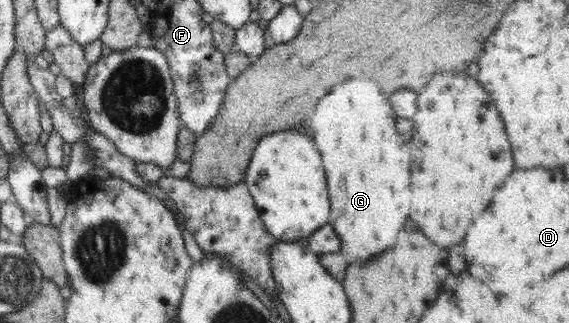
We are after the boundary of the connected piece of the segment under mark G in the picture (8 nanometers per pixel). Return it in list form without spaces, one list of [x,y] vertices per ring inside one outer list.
[[[351,83],[355,93],[347,93],[341,85],[333,87],[333,93],[327,93],[315,113],[309,119],[311,133],[309,138],[315,141],[317,149],[323,157],[323,167],[326,173],[326,184],[330,199],[330,216],[328,224],[335,230],[341,240],[340,251],[346,262],[366,263],[372,257],[381,255],[394,246],[401,227],[409,215],[409,173],[411,173],[412,159],[410,147],[396,126],[396,114],[383,93],[379,93],[375,83]]]

